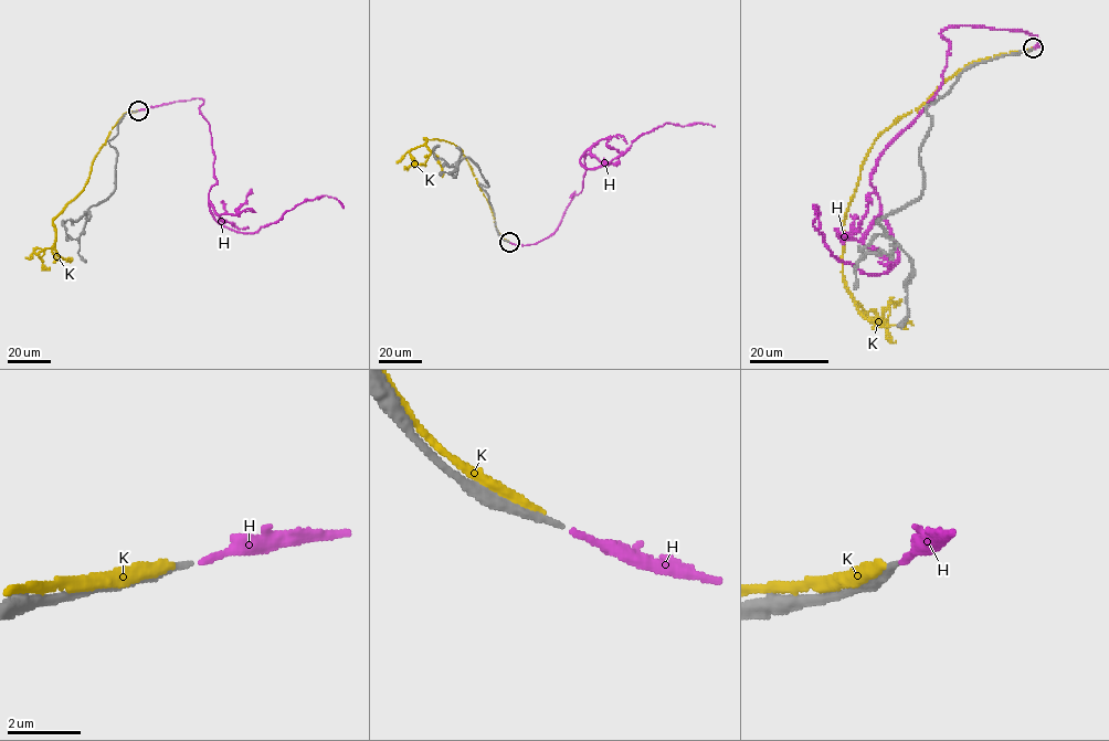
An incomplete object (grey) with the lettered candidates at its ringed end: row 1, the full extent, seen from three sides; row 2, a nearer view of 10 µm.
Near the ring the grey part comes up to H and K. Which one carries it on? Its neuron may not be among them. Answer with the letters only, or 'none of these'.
H

